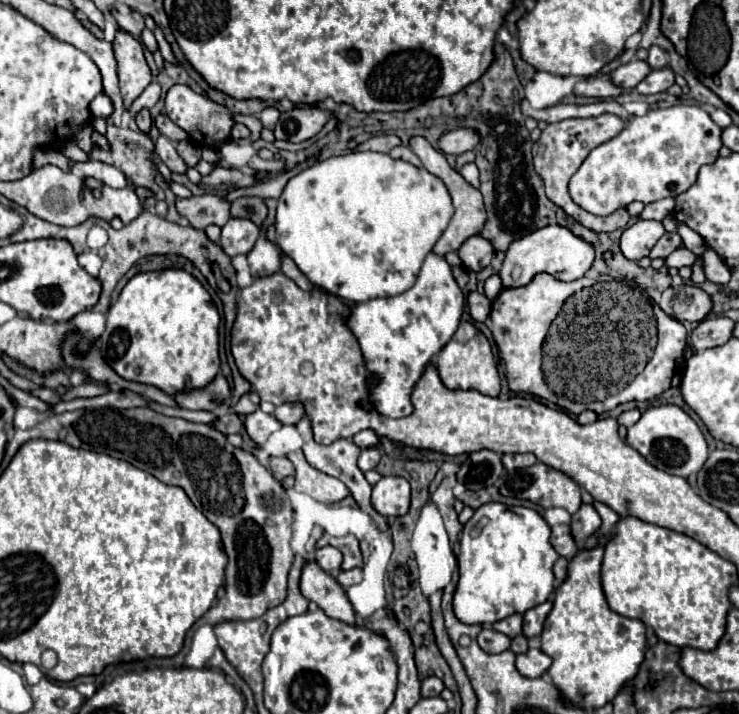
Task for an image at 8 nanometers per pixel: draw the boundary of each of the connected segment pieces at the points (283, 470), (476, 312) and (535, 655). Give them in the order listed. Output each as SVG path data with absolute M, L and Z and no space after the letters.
M272 457L270 459L270 471L282 479L282 477L288 477L288 475L294 475L294 465L290 463L288 457Z
M468 293L468 309L474 321L486 321L490 315L490 307L492 303L486 299L486 295L480 293Z
M528 649L526 653L516 655L516 669L524 675L524 677L540 677L548 671L552 659L542 653L540 649Z

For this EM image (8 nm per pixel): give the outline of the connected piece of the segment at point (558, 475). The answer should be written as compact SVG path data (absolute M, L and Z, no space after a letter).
M544 463L530 465L520 471L510 471L506 475L500 493L506 497L528 499L532 503L548 507L564 507L570 513L582 505L580 485L562 471L556 471Z

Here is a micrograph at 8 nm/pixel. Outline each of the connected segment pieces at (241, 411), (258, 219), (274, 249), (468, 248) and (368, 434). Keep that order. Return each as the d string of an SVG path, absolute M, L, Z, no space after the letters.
M242 395L240 401L238 401L232 409L234 409L234 413L238 413L238 415L248 415L248 413L252 413L252 411L256 409L256 405L250 401L248 395Z
M242 197L232 203L232 217L250 217L258 227L268 217L268 207L260 197Z
M260 235L254 249L248 253L248 265L254 279L278 273L282 265L280 247L274 241L268 241L266 237Z
M474 235L462 243L462 247L458 249L458 257L462 259L462 265L468 271L482 271L484 267L490 265L494 257L494 249L488 239Z
M360 431L360 433L356 433L356 435L352 437L352 441L354 441L360 449L366 449L366 447L376 445L378 439L380 439L380 437L378 437L374 431Z

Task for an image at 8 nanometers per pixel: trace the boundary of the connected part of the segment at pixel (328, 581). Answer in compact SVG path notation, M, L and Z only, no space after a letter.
M306 561L300 575L300 589L308 601L314 601L326 615L340 619L348 625L356 625L352 605L340 587L340 583L330 577L320 565L314 561Z

